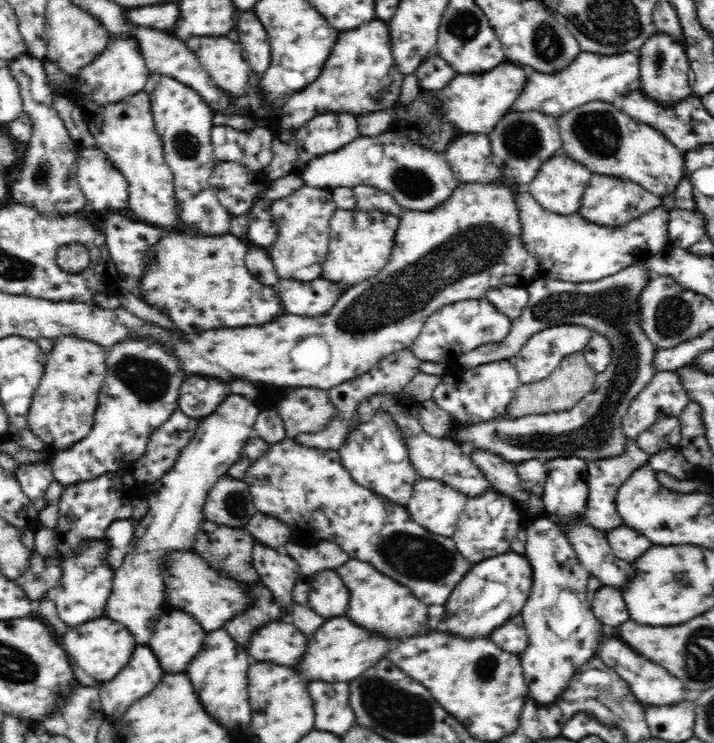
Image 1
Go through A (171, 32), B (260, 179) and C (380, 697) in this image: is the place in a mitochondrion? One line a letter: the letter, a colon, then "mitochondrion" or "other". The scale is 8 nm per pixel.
A: other
B: other
C: mitochondrion

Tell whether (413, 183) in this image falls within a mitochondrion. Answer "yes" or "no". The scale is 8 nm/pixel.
yes

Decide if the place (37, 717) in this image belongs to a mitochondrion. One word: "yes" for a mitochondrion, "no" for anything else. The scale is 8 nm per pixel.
no

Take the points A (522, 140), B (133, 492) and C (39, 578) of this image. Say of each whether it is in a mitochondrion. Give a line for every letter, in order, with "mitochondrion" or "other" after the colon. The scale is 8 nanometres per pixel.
A: mitochondrion
B: other
C: mitochondrion

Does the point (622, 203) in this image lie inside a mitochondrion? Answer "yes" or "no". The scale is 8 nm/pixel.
no

